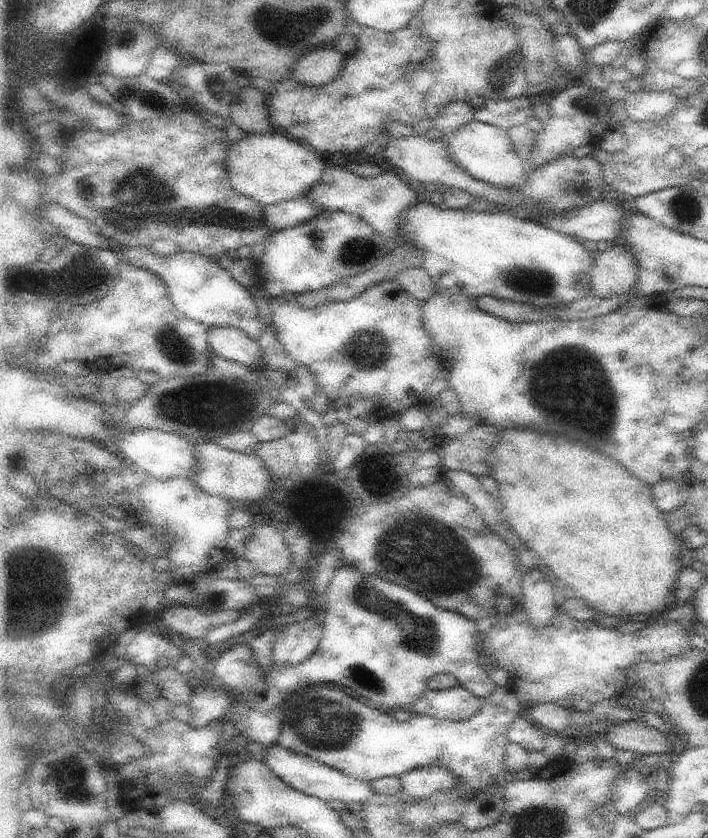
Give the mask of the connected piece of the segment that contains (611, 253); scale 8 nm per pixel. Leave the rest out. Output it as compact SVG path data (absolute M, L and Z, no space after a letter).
M620 242L598 252L589 270L589 294L599 299L628 295L638 282L638 263Z

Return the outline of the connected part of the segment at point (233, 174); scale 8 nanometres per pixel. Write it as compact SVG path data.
M277 129L268 135L245 133L239 141L236 141L236 144L229 148L225 165L234 190L241 195L257 200L263 207L304 197L319 182L327 167L318 152L309 150Z

